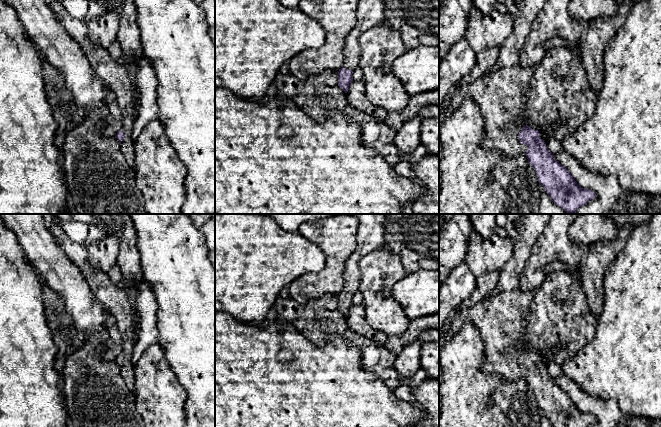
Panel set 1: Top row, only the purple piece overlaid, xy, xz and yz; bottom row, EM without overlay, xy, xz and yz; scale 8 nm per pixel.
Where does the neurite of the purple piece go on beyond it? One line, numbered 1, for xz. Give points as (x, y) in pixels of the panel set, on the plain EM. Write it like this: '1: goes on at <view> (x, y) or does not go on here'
1: goes on at xz (371, 231)

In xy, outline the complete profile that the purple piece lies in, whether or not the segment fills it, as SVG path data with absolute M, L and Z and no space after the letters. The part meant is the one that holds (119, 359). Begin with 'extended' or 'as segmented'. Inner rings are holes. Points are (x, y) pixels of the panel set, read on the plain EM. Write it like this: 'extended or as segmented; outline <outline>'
extended; outline M54 216L50 231L65 254L78 265L85 276L94 295L105 305L114 316L120 332L123 346L115 361L121 369L125 383L132 389L134 384L134 369L131 362L135 347L135 320L139 312L135 309L128 293L121 284L113 283L108 274L96 269L88 259L88 250L84 243L76 243L68 238L62 228L62 221Z

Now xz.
extended; outline M350 214L359 220L357 245L345 263L344 286L338 295L338 310L347 317L353 305L352 298L359 290L361 258L384 244L386 214Z

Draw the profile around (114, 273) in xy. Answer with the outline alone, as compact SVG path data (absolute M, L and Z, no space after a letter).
M117 264L111 267L107 274L113 283L121 284L122 275Z

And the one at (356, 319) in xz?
M353 304L347 315L347 324L352 334L370 339L373 344L384 346L388 336L373 329L366 320L364 305Z

